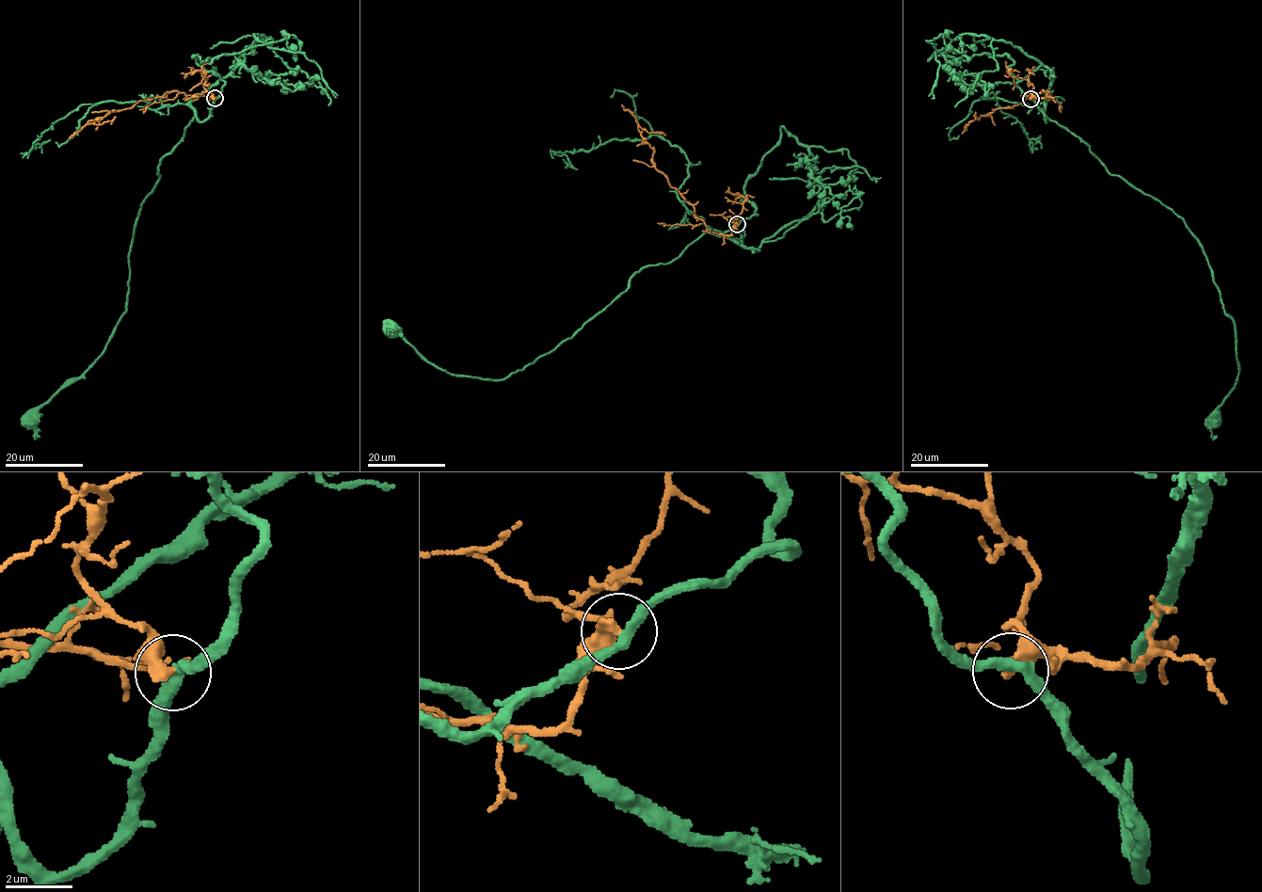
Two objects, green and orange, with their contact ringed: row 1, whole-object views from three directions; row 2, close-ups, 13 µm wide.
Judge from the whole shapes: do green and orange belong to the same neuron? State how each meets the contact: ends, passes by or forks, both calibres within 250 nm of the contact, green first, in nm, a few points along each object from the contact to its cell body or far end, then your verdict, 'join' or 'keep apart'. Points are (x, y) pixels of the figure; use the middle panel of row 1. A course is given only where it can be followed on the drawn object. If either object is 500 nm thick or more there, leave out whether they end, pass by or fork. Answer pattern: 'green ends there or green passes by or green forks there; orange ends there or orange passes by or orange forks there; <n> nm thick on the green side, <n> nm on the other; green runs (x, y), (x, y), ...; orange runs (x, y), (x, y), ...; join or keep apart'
green passes by; orange ends there; 300 nm thick on the green side, 360 nm on the other; green runs (737, 224), (722, 235), (706, 231), (671, 262), (645, 266), (570, 338), (500, 380), (452, 374), (391, 328); orange runs (737, 224), (728, 235), (709, 232), (693, 206), (655, 167), (654, 150), (638, 126), (665, 135); keep apart

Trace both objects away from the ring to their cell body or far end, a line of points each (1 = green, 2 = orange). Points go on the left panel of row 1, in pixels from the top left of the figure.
1: (215, 99), (210, 116), (193, 117), (162, 159), (137, 217), (126, 309), (103, 352), (29, 420)
2: (215, 99), (170, 91), (164, 98), (146, 99), (87, 122), (102, 124), (116, 117)

